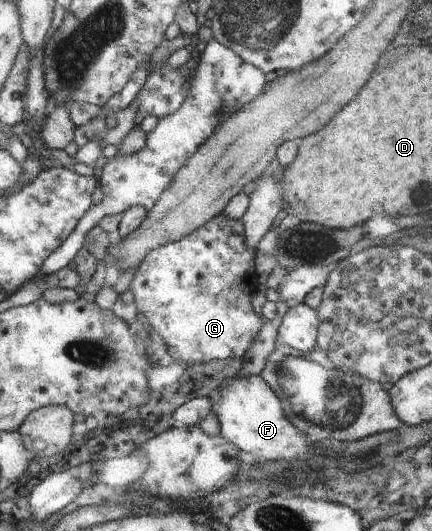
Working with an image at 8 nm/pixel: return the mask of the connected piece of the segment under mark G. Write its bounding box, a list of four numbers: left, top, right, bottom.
[130,215,261,366]

